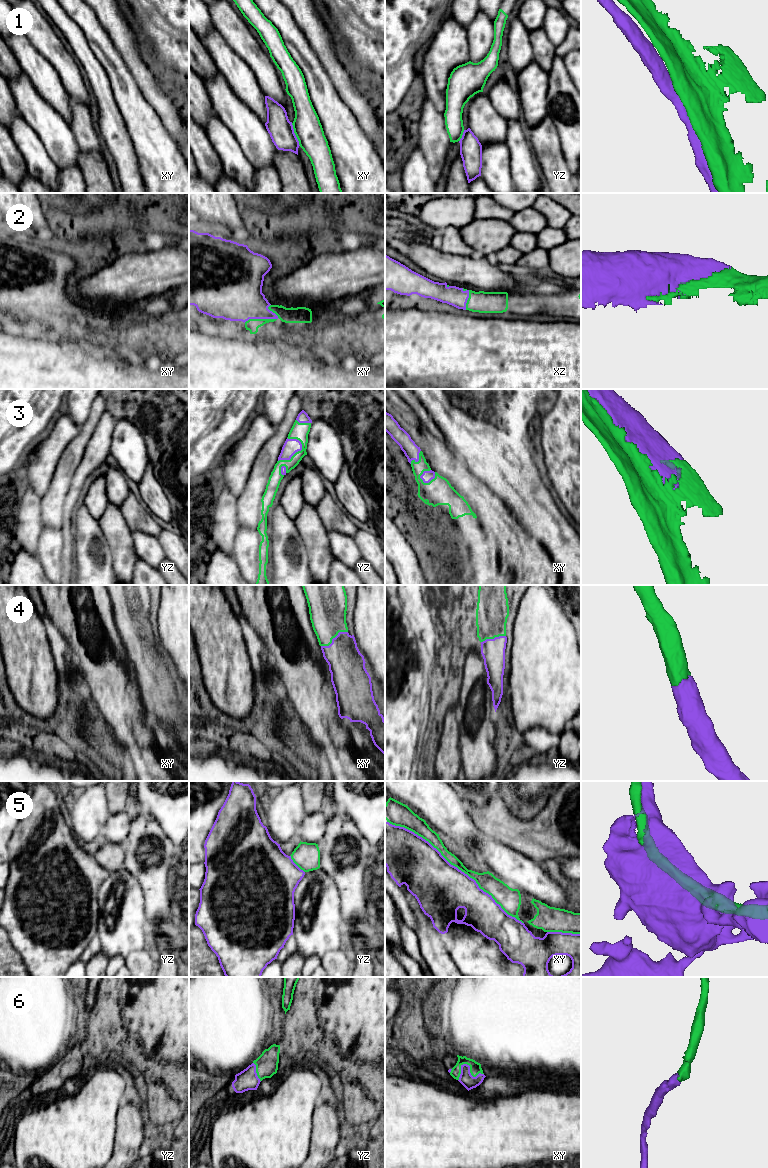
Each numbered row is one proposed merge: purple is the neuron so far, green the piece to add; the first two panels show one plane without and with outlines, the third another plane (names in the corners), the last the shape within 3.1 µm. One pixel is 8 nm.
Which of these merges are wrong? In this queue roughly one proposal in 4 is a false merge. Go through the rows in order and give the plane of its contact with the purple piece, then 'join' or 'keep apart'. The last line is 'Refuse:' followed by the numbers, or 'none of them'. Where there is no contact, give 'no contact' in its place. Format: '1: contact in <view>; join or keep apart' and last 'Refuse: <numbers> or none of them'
1: contact in xy; keep apart
2: contact in xy; join
3: contact in yz; join
4: contact in xy; join
5: contact in xy; join
6: contact in xy; join
Refuse: 1

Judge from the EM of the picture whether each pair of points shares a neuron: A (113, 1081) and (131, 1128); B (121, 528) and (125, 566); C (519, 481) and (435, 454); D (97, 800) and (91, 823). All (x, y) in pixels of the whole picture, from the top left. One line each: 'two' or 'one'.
A: two
B: one
C: two
D: one

